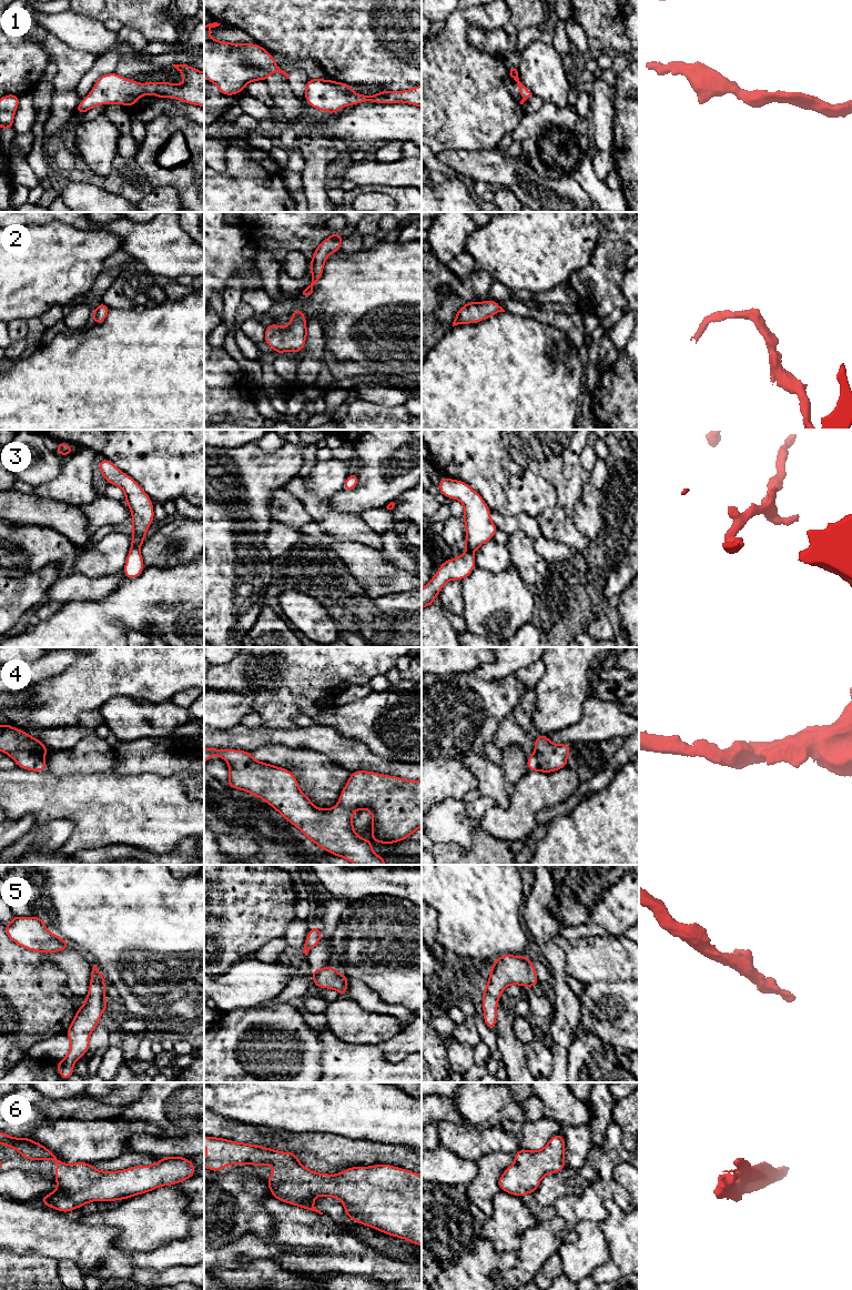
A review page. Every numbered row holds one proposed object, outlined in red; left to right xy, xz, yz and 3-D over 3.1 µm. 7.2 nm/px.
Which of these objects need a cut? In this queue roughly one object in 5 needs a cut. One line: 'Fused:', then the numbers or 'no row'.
Fused: no row

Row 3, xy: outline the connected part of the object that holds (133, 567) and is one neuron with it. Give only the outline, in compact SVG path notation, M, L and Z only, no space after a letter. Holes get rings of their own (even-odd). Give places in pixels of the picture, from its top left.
M108 458L99 461L100 471L109 484L121 487L125 493L125 503L132 515L132 543L128 553L123 573L126 578L136 578L143 572L144 565L140 547L145 540L154 511L152 500L132 477L120 471Z

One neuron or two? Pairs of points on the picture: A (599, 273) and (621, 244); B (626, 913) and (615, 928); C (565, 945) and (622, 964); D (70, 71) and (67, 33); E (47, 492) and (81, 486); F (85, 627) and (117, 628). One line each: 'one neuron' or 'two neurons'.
A: one neuron
B: one neuron
C: one neuron
D: two neurons
E: one neuron
F: one neuron

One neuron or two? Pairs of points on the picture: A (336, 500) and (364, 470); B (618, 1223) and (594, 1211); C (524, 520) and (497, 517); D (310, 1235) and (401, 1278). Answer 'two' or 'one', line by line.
A: one
B: two
C: one
D: one

